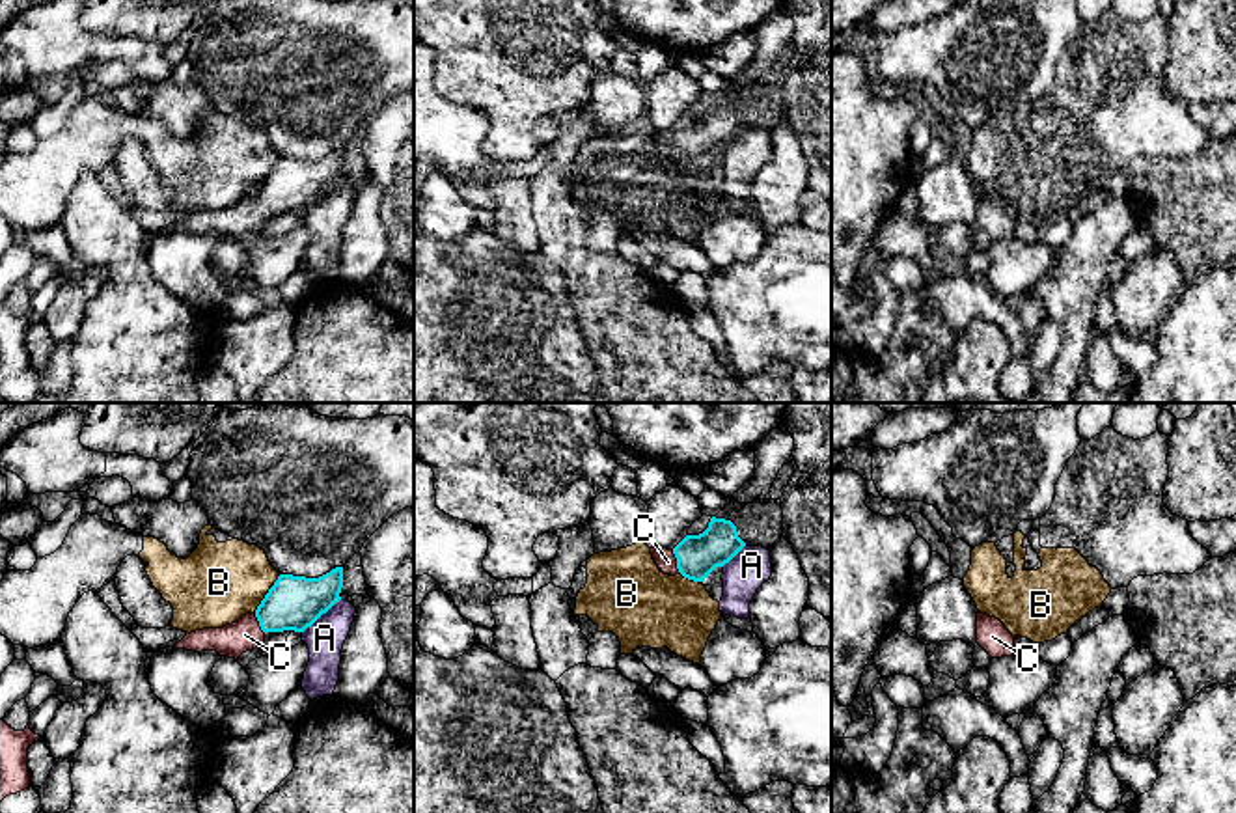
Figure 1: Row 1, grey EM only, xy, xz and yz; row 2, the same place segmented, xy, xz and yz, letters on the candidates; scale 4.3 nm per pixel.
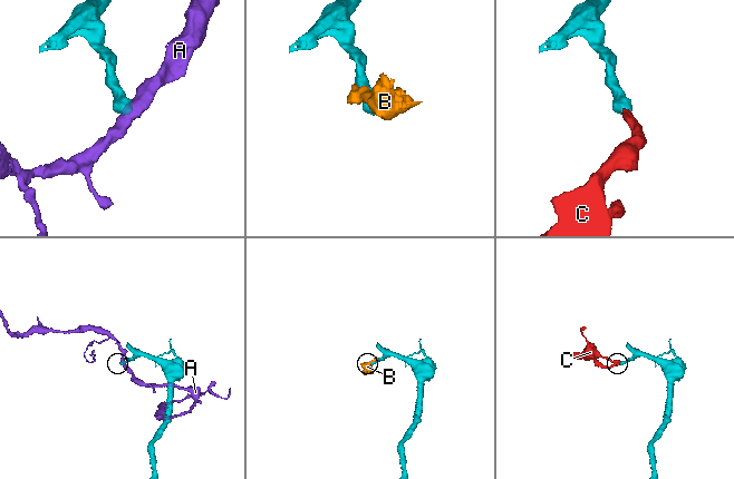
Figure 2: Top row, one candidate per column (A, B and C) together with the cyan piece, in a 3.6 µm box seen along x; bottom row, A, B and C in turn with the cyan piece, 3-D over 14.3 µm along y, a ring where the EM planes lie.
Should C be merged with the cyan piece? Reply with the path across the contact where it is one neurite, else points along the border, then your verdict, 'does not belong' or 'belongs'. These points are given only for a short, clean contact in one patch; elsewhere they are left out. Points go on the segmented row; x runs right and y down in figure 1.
way xz (698, 556), (677, 562), (664, 558); belongs

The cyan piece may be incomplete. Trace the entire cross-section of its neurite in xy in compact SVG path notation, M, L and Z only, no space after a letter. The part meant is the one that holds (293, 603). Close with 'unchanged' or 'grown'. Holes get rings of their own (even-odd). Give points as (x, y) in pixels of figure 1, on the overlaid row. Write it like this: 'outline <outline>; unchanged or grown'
outline M343 567L319 578L280 574L254 613L222 628L203 628L186 634L175 649L216 651L220 656L239 658L259 647L267 632L304 632L336 602L341 600Z; grown

